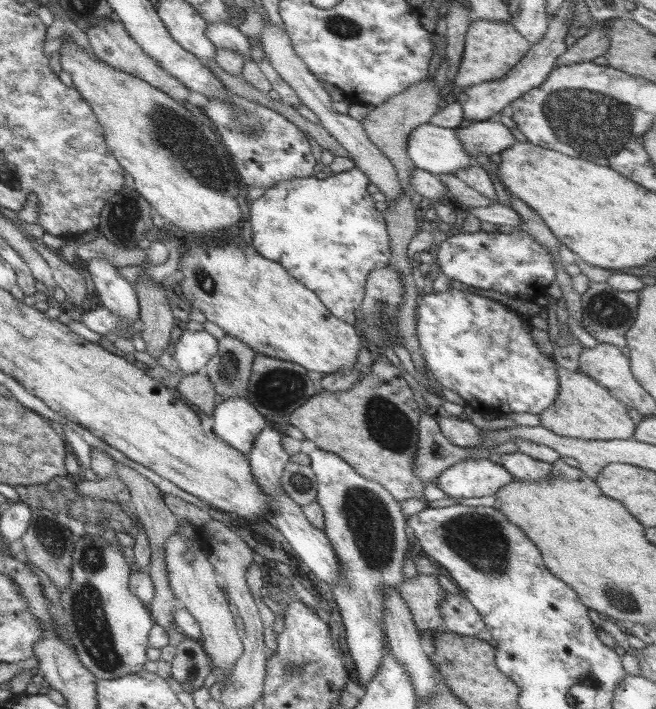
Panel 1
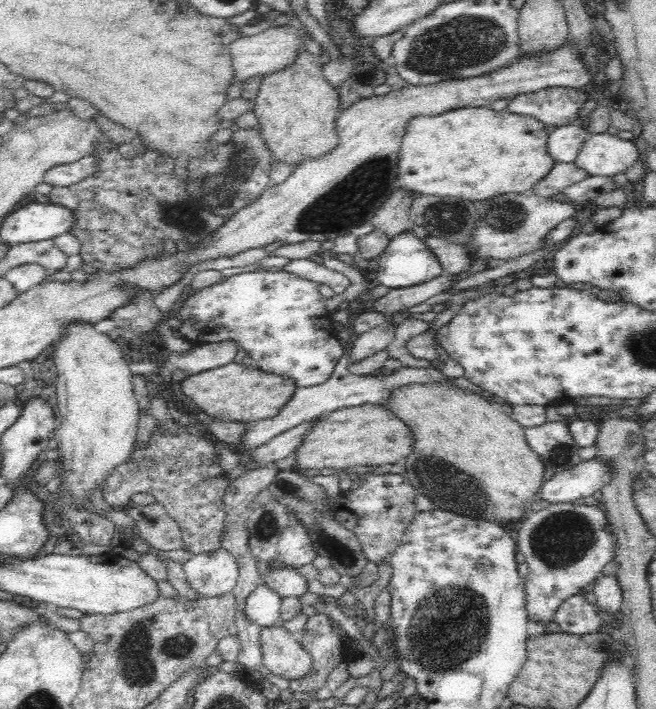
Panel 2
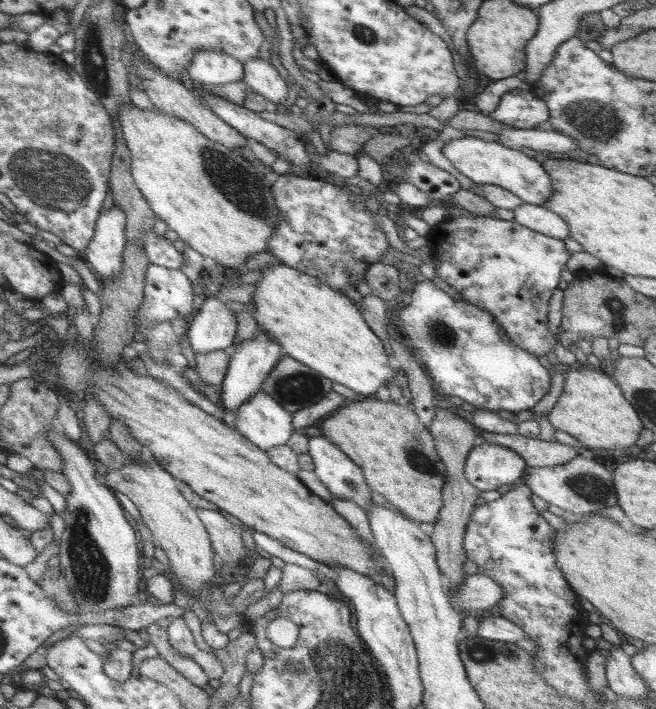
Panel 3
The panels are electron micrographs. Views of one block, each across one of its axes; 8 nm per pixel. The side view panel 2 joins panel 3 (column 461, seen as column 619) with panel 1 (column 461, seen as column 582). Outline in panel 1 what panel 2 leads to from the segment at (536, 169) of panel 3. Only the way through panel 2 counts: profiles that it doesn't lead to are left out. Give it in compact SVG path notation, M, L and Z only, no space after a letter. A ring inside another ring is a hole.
M430 123L413 128L407 137L407 156L417 169L432 175L454 174L474 163L463 152L455 138L454 128L433 126Z

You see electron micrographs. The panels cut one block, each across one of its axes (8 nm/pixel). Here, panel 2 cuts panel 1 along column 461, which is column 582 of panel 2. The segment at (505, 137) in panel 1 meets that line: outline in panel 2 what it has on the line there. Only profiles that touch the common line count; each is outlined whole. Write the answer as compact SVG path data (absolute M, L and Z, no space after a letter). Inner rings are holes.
M570 123L558 129L549 136L548 153L557 163L574 163L585 146L589 133L587 130Z

